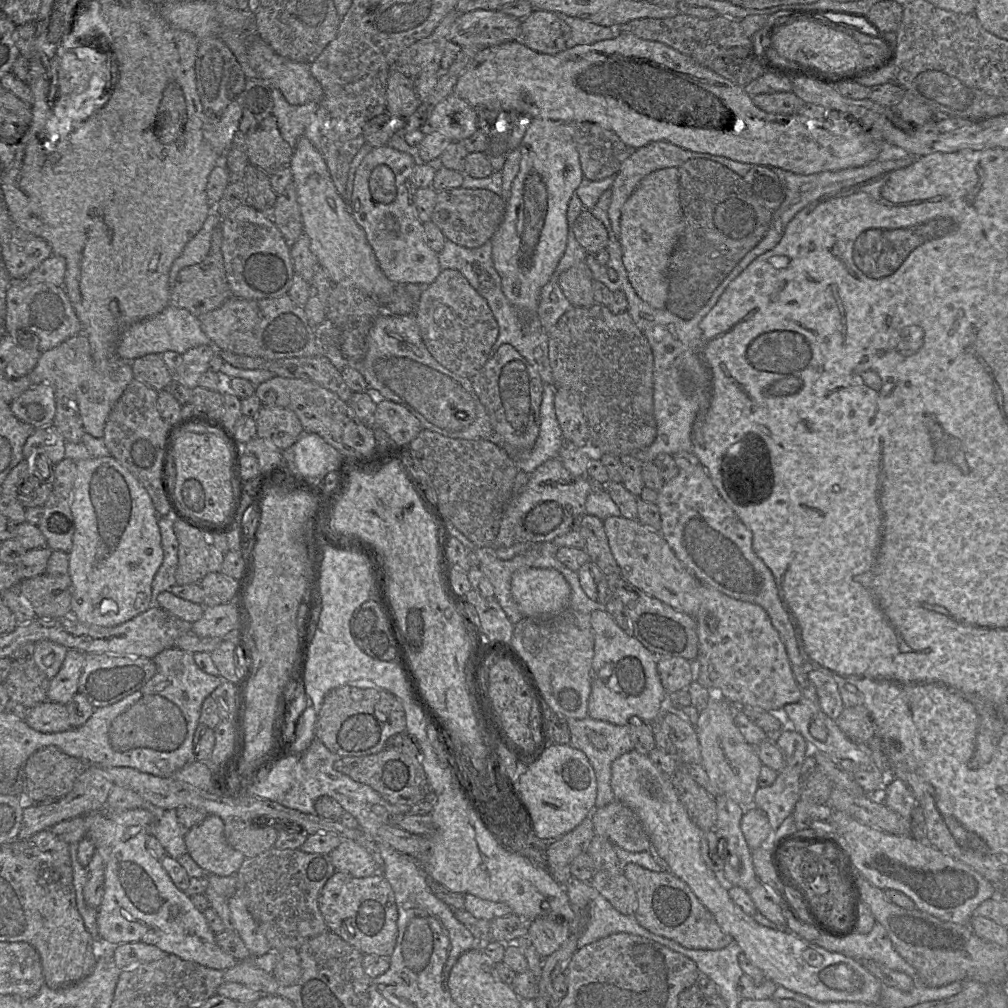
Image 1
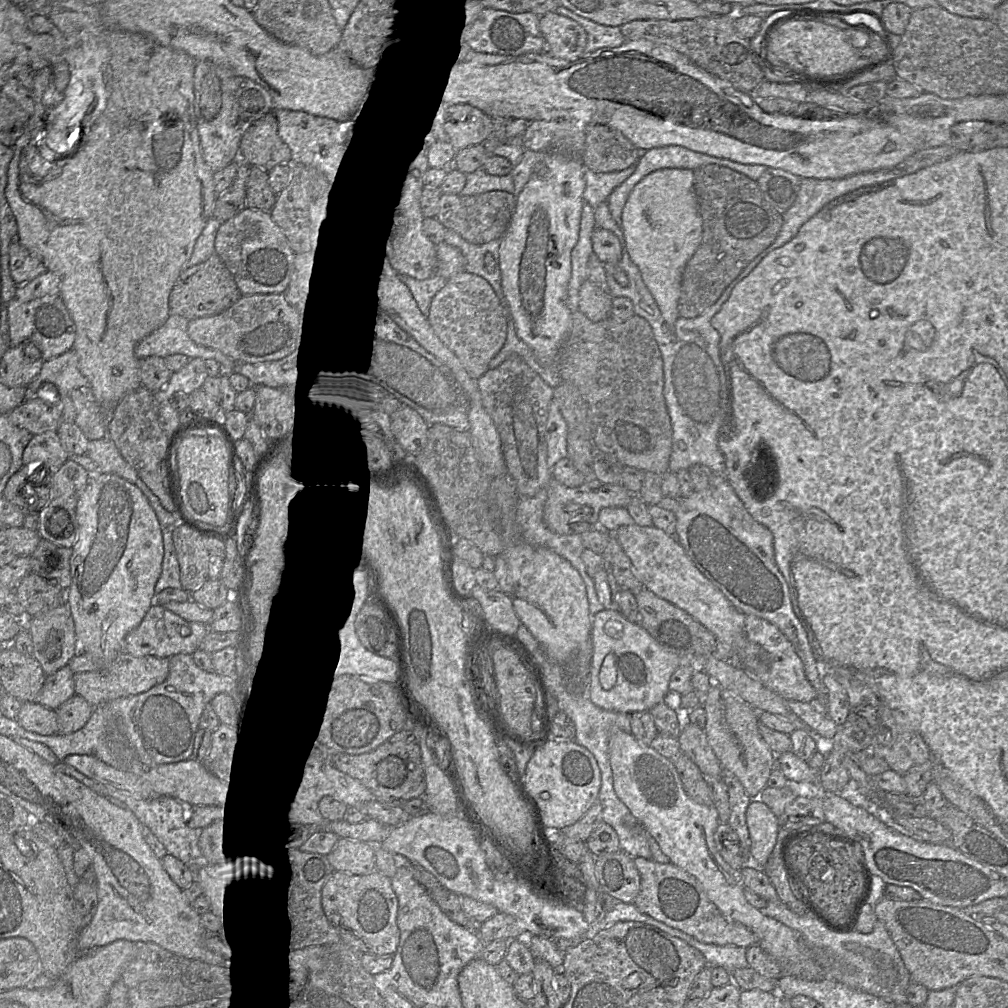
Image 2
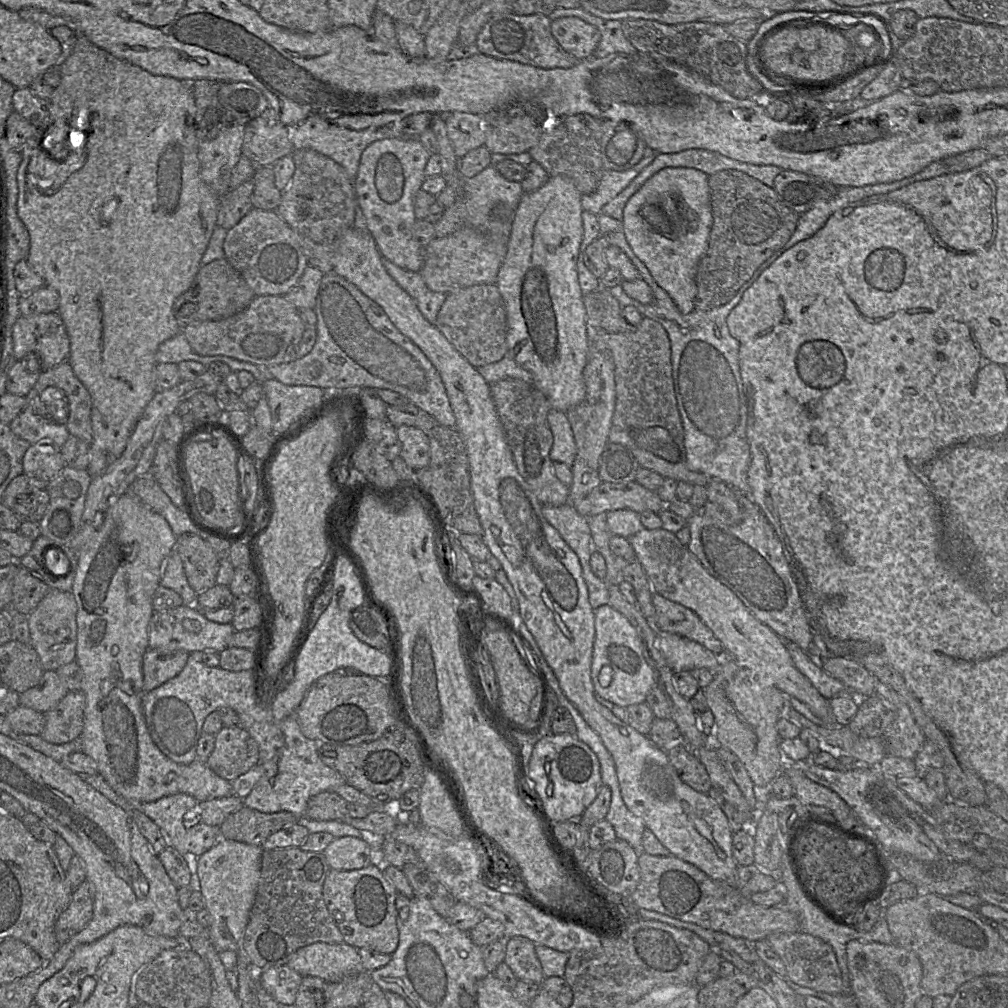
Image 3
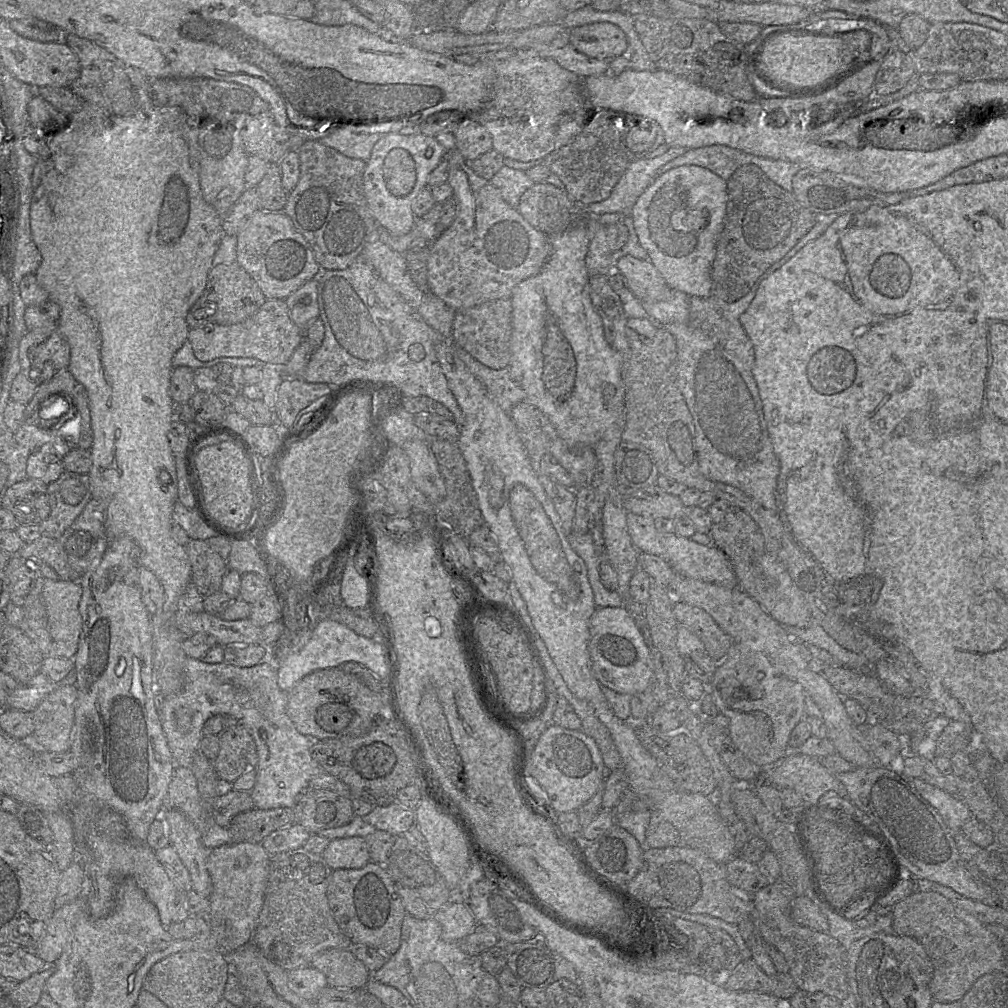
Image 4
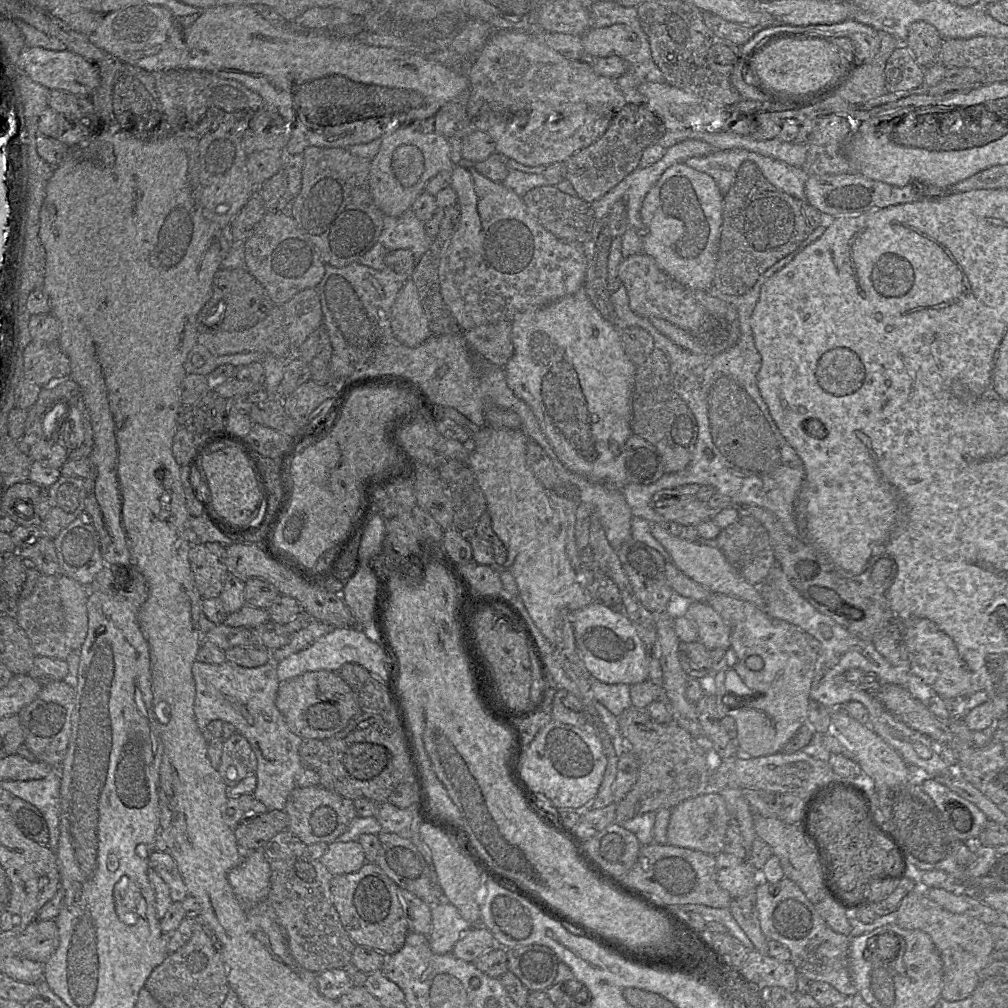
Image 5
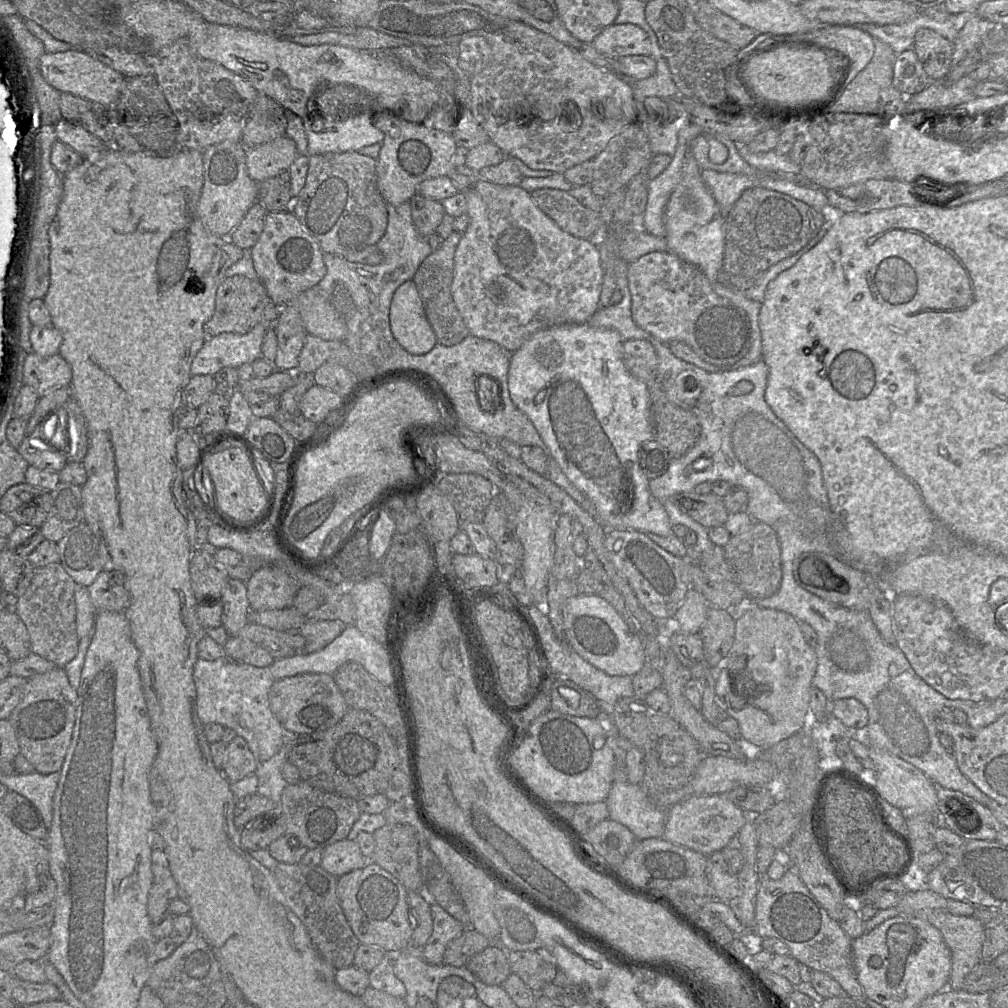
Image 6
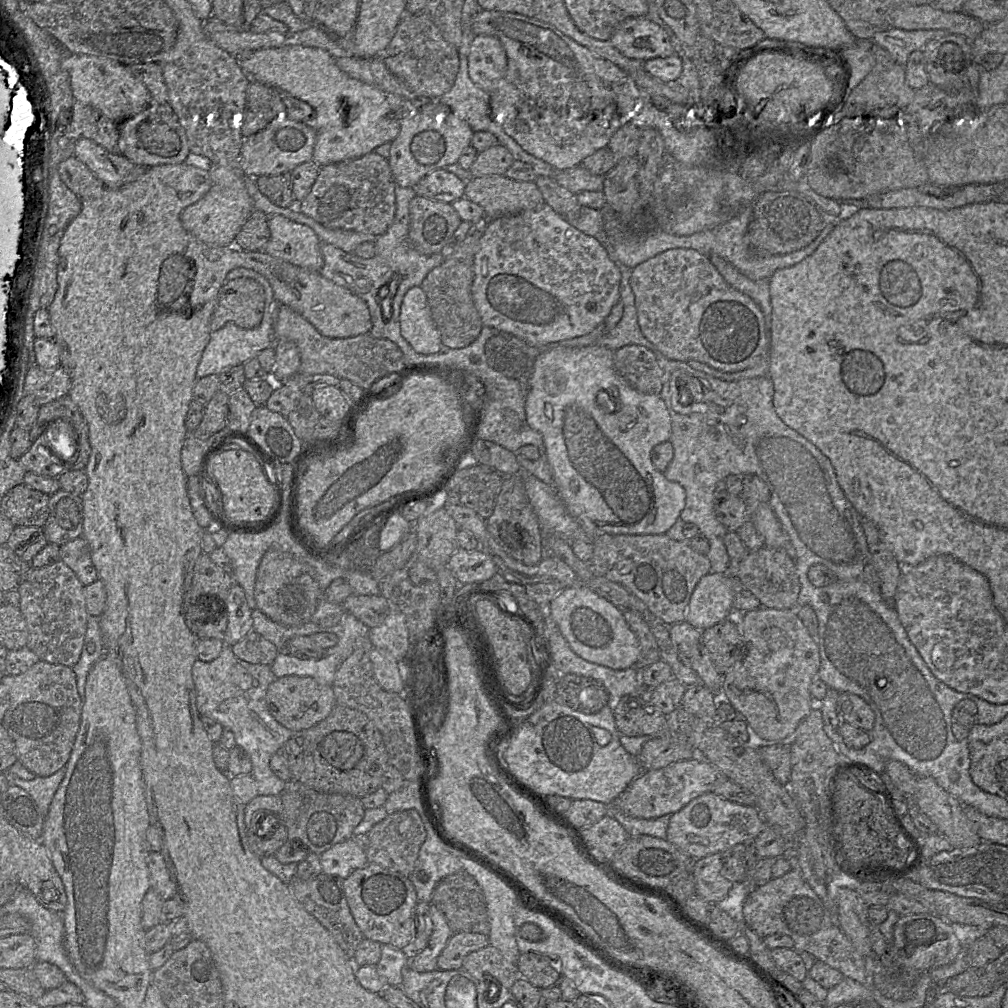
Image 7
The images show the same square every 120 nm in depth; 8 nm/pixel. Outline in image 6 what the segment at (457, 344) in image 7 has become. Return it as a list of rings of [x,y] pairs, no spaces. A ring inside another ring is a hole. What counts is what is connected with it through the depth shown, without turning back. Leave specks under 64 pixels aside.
[[[467,214],[456,217],[453,222],[452,233],[438,249],[432,251],[425,258],[412,279],[420,294],[427,320],[435,333],[437,342],[444,346],[456,345],[470,335],[451,294],[455,250],[467,229],[468,223],[469,217]]]

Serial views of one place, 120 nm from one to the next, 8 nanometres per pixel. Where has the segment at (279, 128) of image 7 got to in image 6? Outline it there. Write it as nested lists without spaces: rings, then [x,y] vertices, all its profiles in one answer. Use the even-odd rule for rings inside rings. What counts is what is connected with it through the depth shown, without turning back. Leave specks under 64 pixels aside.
[[[283,135],[252,149],[247,149],[248,174],[261,183],[277,174],[288,171],[298,156],[295,142]]]

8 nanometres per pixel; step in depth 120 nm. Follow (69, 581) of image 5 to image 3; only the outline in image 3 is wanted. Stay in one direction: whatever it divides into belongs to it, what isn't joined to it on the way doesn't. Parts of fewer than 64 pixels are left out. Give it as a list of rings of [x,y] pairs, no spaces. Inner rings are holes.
[[[50,589],[48,594],[28,615],[30,645],[37,652],[44,671],[56,671],[76,659],[77,604],[71,592]]]

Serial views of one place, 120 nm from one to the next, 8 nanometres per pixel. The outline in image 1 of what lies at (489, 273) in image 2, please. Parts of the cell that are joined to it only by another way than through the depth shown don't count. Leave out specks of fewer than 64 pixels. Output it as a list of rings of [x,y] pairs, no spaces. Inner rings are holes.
[[[446,239],[444,247],[438,256],[440,267],[442,270],[458,270],[469,277],[471,272],[473,273],[475,266],[482,265],[485,262],[484,259],[488,259],[490,255],[493,268],[497,271],[492,257],[493,247],[490,249],[490,246],[491,241],[487,241],[478,248],[467,248]]]

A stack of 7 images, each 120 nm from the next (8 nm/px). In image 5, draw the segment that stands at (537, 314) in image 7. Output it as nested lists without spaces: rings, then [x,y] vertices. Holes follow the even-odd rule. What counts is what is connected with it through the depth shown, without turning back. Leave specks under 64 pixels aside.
[[[460,164],[455,165],[451,172],[450,187],[452,187],[457,194],[457,204],[460,207],[460,219],[458,228],[444,250],[444,256],[439,265],[439,282],[443,300],[462,331],[467,331],[481,325],[492,324],[503,320],[512,321],[514,316],[520,312],[545,307],[563,297],[574,294],[583,287],[589,261],[585,257],[581,244],[560,240],[547,231],[529,214],[523,199],[515,192],[505,187],[502,183],[497,183],[486,178],[478,173],[473,167],[462,166]]]

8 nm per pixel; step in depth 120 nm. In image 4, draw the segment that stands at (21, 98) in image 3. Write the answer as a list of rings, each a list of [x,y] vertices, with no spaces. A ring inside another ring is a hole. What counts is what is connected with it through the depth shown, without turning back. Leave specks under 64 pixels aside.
[[[35,95],[30,100],[28,115],[30,124],[41,133],[41,138],[65,127],[69,116],[55,108],[40,95]]]

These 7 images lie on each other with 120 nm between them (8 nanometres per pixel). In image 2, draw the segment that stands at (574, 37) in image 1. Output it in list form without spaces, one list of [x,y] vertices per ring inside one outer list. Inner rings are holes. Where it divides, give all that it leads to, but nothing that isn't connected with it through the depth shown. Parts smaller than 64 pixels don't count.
[[[559,6],[554,13],[576,21],[585,29],[587,33],[585,53],[591,53],[601,48],[615,48],[626,41],[626,38],[618,26],[598,24],[562,6]]]

